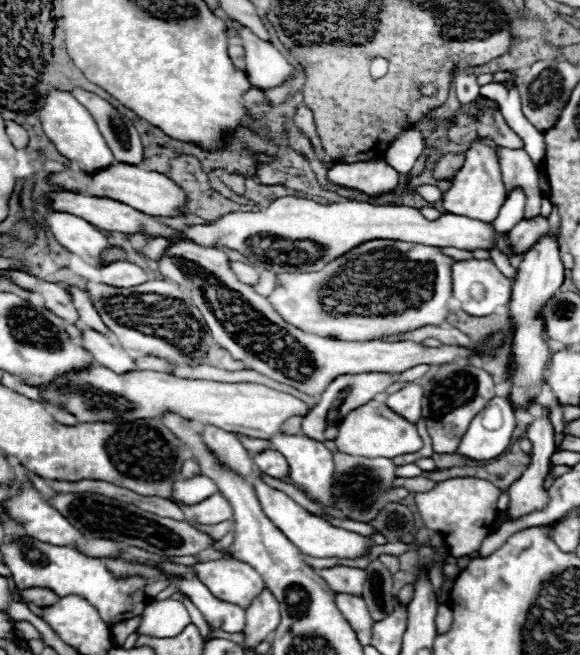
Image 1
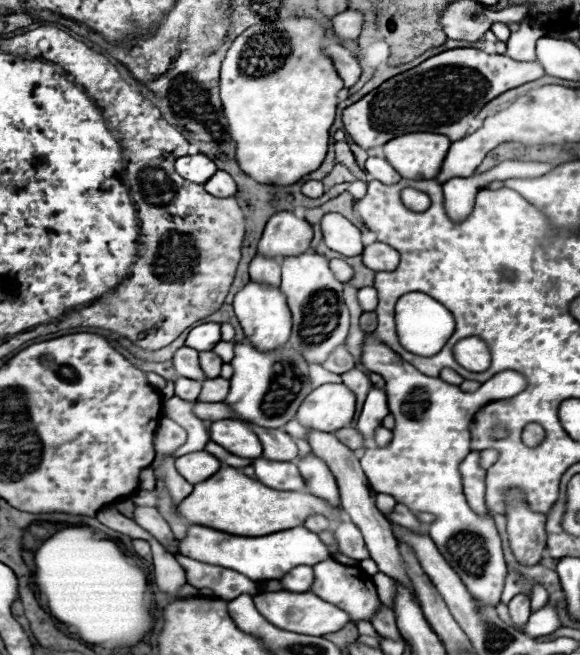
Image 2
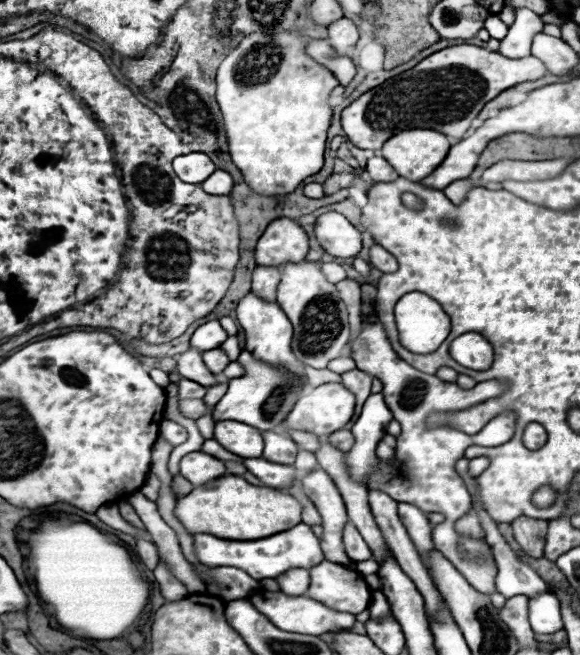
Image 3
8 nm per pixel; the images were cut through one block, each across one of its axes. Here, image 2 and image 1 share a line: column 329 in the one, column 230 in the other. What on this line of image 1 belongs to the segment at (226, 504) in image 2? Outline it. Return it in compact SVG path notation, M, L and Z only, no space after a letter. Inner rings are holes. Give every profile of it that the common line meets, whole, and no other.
M212 494L210 498L194 506L186 506L180 502L178 506L182 508L184 516L188 516L188 520L196 520L196 524L218 524L220 520L232 518L232 506L222 494Z

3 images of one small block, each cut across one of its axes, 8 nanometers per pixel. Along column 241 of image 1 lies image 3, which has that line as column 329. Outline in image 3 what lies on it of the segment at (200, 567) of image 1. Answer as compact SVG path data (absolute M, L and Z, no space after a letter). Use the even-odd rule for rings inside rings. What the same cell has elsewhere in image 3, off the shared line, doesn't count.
M328 560L310 568L310 588L306 594L350 614L360 614L372 602L372 590L360 572Z

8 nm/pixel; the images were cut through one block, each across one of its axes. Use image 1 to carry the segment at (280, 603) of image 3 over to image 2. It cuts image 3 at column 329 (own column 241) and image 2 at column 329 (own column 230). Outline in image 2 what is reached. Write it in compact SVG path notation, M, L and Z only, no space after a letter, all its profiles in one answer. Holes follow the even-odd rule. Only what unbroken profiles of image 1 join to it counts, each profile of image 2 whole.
M260 592L256 594L256 608L262 612L262 616L266 616L266 620L270 620L270 624L288 630L288 632L310 632L310 636L324 636L330 632L338 632L342 630L348 622L350 622L350 614L320 600L316 594L312 592L302 592L302 594L294 594L294 592Z

